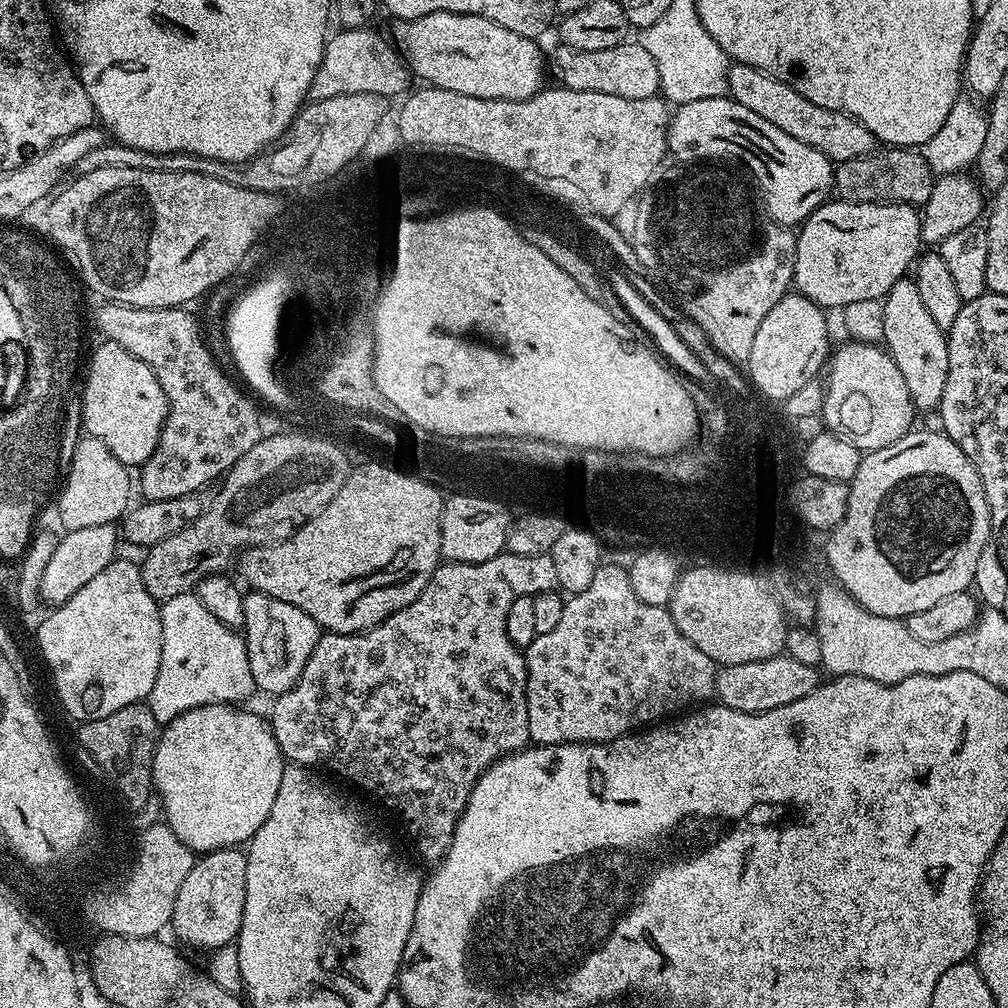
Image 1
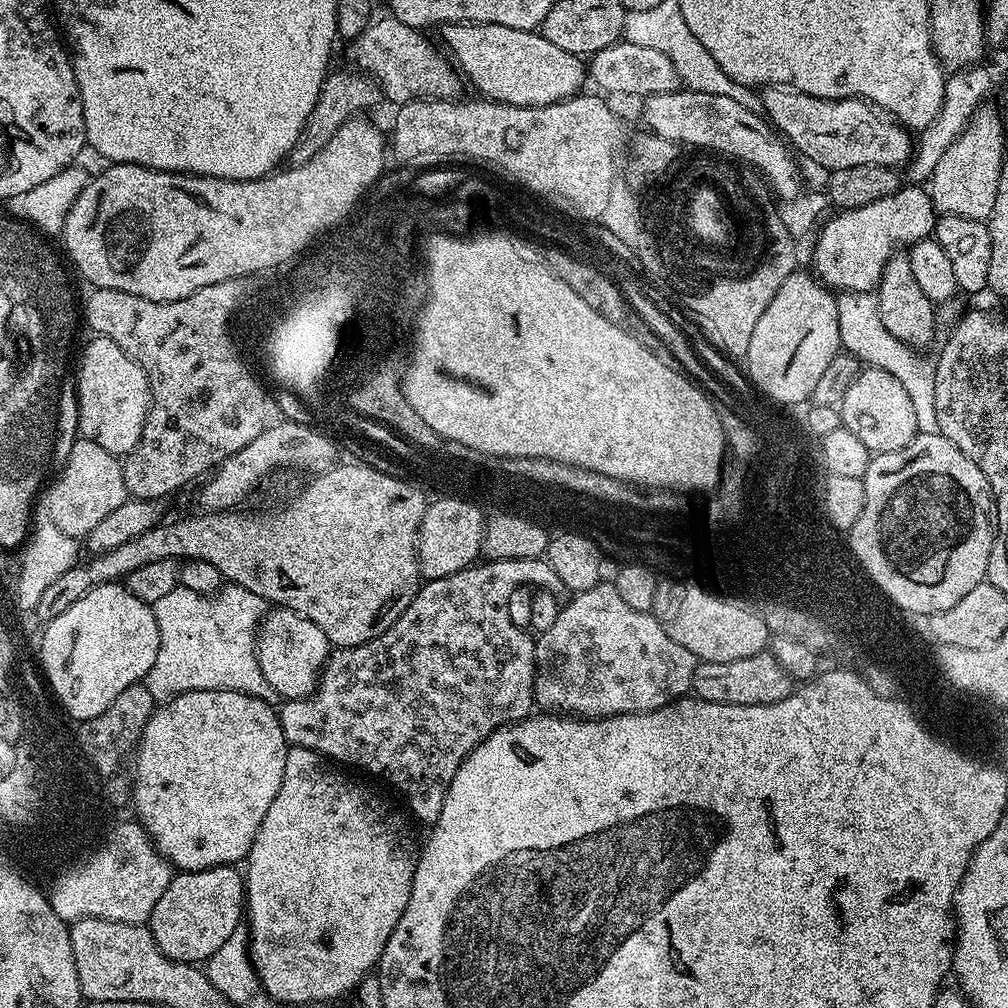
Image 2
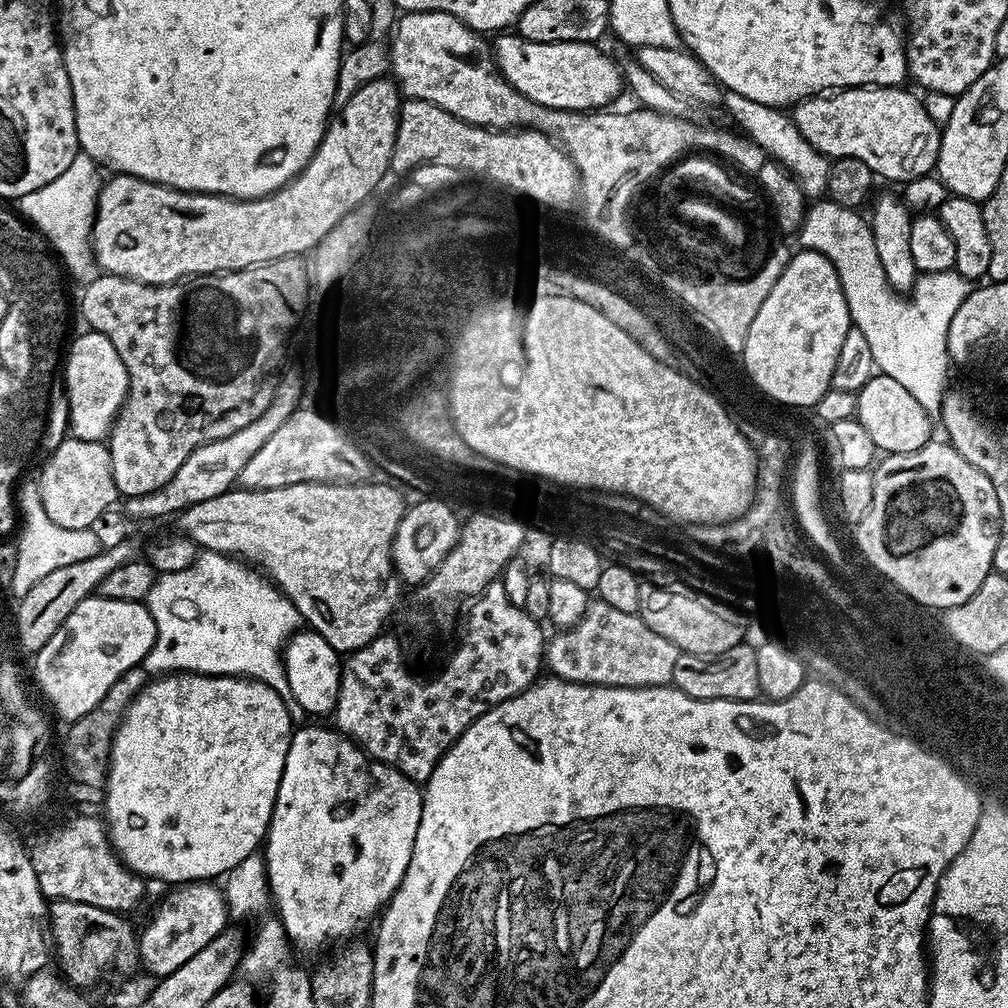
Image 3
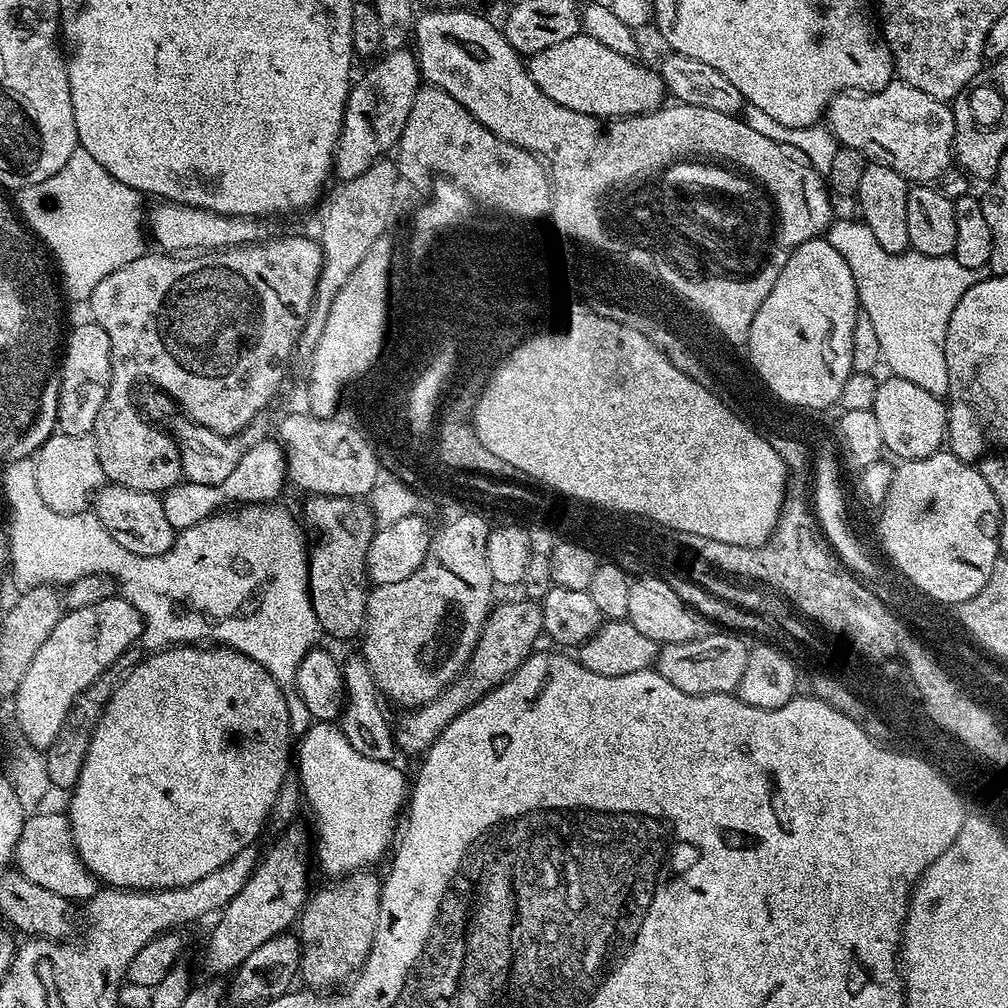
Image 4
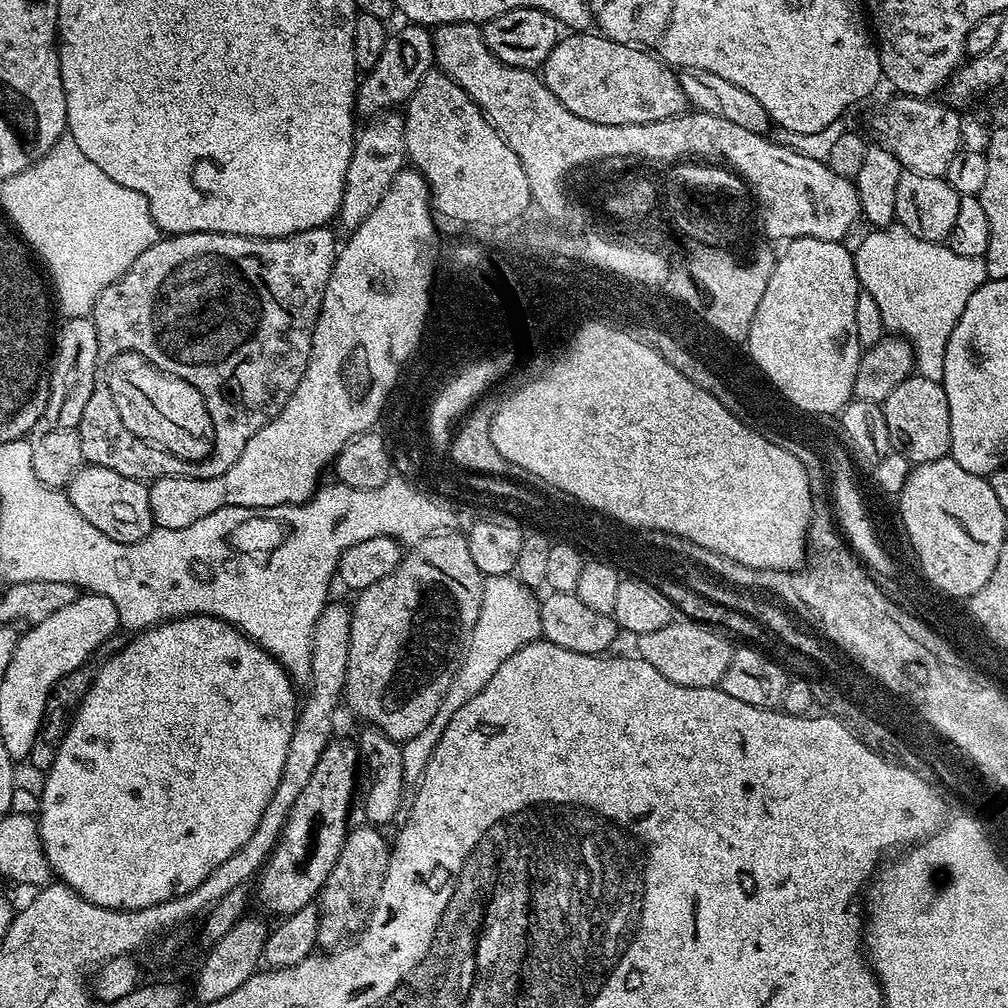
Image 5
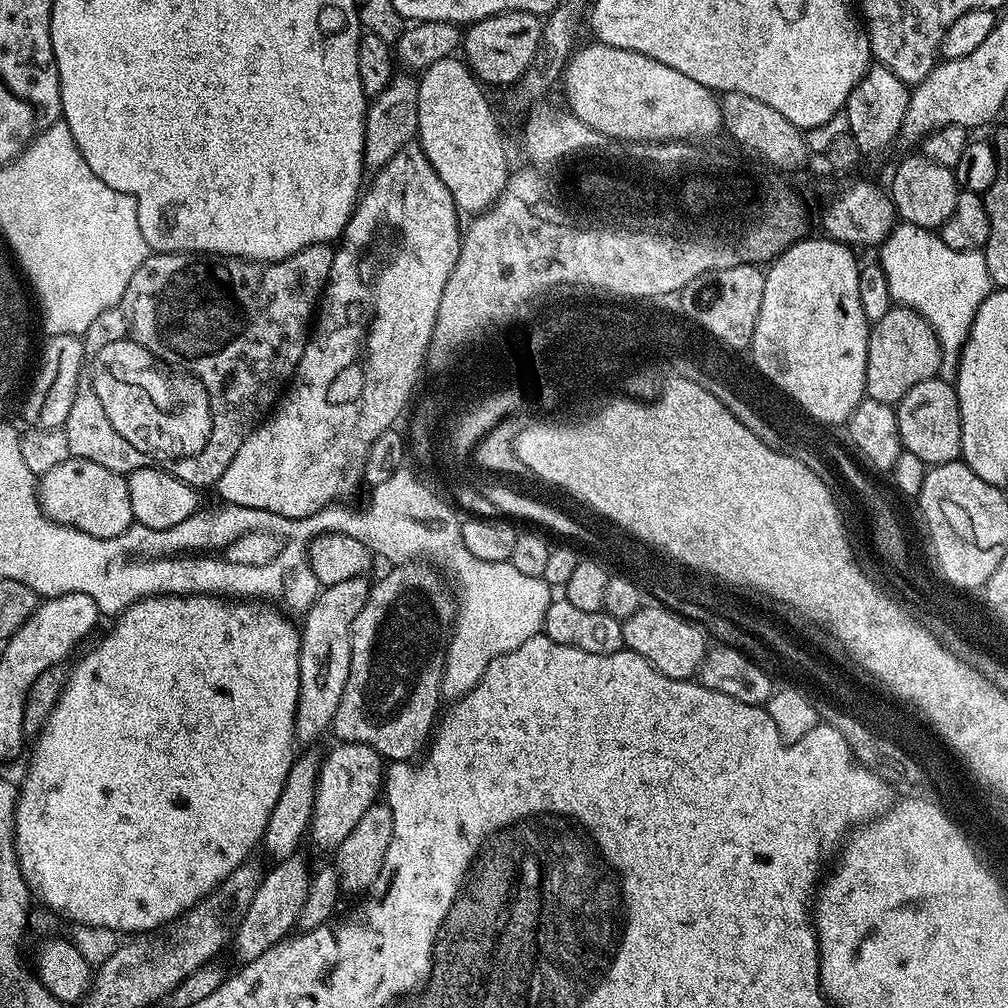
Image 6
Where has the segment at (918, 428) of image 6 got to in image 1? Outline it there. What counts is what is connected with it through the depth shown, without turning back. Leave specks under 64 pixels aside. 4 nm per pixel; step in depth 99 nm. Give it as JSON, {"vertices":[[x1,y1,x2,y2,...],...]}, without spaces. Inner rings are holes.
{"vertices":[[847,342,840,349,831,353,826,364,826,389,824,392,824,407,822,415,824,427,827,431,836,432,844,436,854,446,860,448,861,453,867,454,874,450,882,450,882,446,890,446,898,442,898,438,913,431,912,419,918,416,918,409,912,405,910,390,906,390,906,381,894,366,894,358,879,343,862,344]]}

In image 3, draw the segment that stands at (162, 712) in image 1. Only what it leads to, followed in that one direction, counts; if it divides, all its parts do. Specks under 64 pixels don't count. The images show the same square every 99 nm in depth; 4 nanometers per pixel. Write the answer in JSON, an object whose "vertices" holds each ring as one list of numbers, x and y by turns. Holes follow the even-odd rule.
{"vertices":[[201,551,196,561,186,566,186,570,157,575,154,586,150,586,146,607,156,627,156,641,142,665,149,677,159,678,174,672,197,672,203,676,246,676,270,686,270,690,282,698,293,725,305,723,306,714,302,706,298,706,298,698,290,694,282,659,288,641,296,635,302,621,290,598,282,595,280,589,255,567,243,560,224,556,221,552]]}

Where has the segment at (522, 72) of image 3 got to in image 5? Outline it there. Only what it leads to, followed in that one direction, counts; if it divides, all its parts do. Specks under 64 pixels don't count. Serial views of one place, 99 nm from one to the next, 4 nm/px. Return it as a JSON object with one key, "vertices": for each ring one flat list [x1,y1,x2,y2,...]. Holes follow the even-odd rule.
{"vertices":[[591,31,565,35,542,65,545,86,566,110,599,124,645,124,685,111,679,75,663,60,643,47,592,35]]}

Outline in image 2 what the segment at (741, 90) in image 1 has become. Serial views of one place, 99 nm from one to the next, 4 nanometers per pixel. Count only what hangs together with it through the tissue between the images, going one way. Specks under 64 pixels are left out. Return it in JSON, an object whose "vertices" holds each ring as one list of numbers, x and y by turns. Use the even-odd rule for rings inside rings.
{"vertices":[[768,86,762,92,762,112,803,159,818,162,829,172,846,170,846,166,899,169,913,156,913,133,903,124,881,114,867,100,823,100,787,86]]}

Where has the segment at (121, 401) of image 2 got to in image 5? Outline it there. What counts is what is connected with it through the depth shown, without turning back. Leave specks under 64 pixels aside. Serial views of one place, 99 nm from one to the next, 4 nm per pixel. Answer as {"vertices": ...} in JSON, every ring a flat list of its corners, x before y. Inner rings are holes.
{"vertices":[[73,316,63,321,65,324,59,328,54,336,54,355,50,360,50,380,52,384,48,388,48,406,46,409,46,420,49,420,53,429,67,428,76,430,80,427,82,410,86,410,86,402,90,402,90,394,94,391,92,379,96,376,96,363,100,360,100,347,102,341,88,316]]}

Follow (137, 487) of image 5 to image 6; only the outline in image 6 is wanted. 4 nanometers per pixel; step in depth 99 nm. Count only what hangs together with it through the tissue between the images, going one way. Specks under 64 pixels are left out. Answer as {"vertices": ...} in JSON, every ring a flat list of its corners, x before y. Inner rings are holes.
{"vertices":[[75,458,58,462,52,470,39,477,38,495,45,514,51,520,70,524,94,538,113,540,134,523,127,479,119,472,106,470,106,466,98,466,98,462]]}

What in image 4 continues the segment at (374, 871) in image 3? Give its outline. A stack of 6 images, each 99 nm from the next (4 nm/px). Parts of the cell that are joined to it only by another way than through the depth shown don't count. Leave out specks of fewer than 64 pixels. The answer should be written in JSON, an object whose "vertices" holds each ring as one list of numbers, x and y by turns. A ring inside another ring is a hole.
{"vertices":[[314,722,306,730,306,734,299,737,300,753,295,753,294,764,298,769,300,778,300,787,302,789,302,800,306,805,306,812,313,816,312,824,316,827,316,848,314,844,314,856,316,852,316,860,320,863,320,868,330,878,343,878,351,872,358,872,367,869,370,864,376,864,384,855,389,855,390,849,393,847,394,841,398,836,398,828,396,832,396,819,401,819,402,809,405,807,406,801,410,796,410,780,403,776,398,769,395,768,395,763,386,760,375,760,374,758,366,758,366,754,358,754,358,750,354,750,354,746,350,746,350,742,346,742,346,734,342,734,339,723,336,722]]}

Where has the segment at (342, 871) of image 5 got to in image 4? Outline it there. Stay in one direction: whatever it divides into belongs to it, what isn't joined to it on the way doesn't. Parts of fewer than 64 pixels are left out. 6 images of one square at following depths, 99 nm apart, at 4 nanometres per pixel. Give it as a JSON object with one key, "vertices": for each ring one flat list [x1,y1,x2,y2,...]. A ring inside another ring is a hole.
{"vertices":[[370,870,351,872,331,887,311,895,298,917,299,977,307,989,326,992,349,981,363,966,376,940,380,913,379,875]]}

